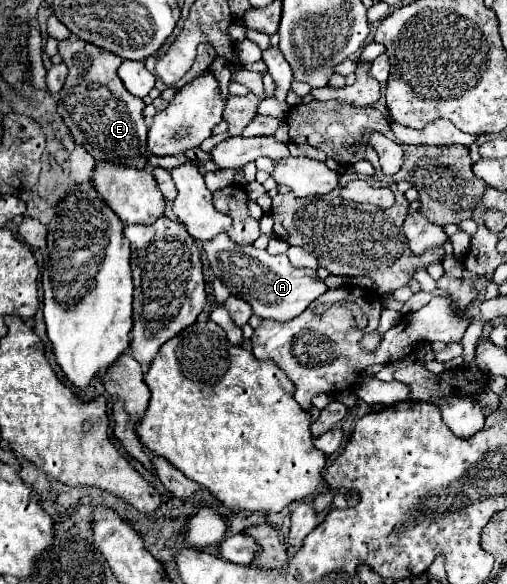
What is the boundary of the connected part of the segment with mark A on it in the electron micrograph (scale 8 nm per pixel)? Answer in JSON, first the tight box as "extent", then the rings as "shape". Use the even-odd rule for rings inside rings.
{"extent":[204,234,328,322],"shape":[[[220,234],[216,236],[216,240],[204,244],[204,252],[214,274],[222,280],[230,294],[246,300],[252,306],[254,314],[258,314],[260,318],[290,322],[328,290],[326,284],[318,278],[316,270],[292,266],[286,254],[270,256],[266,250],[258,250],[252,244],[248,246],[234,244],[228,238],[228,234]]]}

